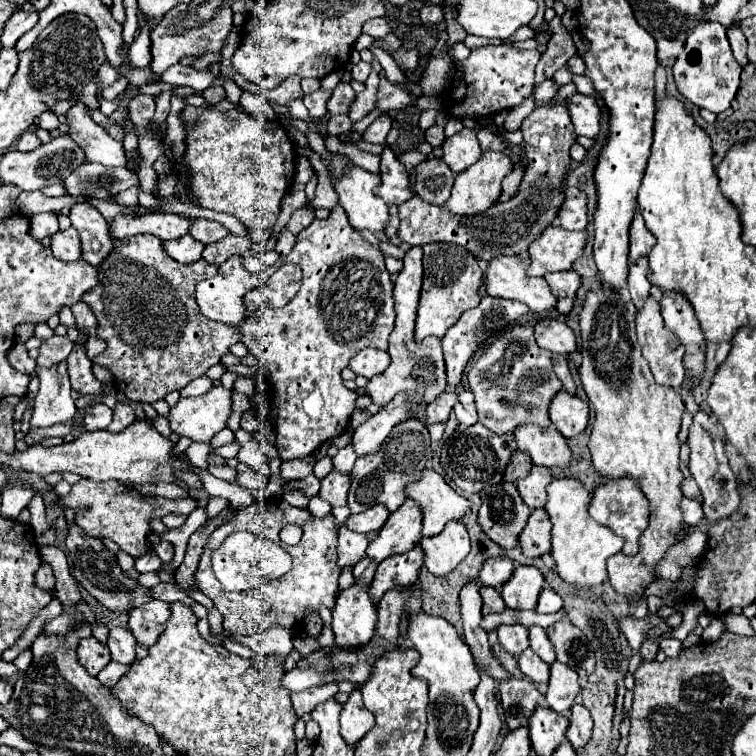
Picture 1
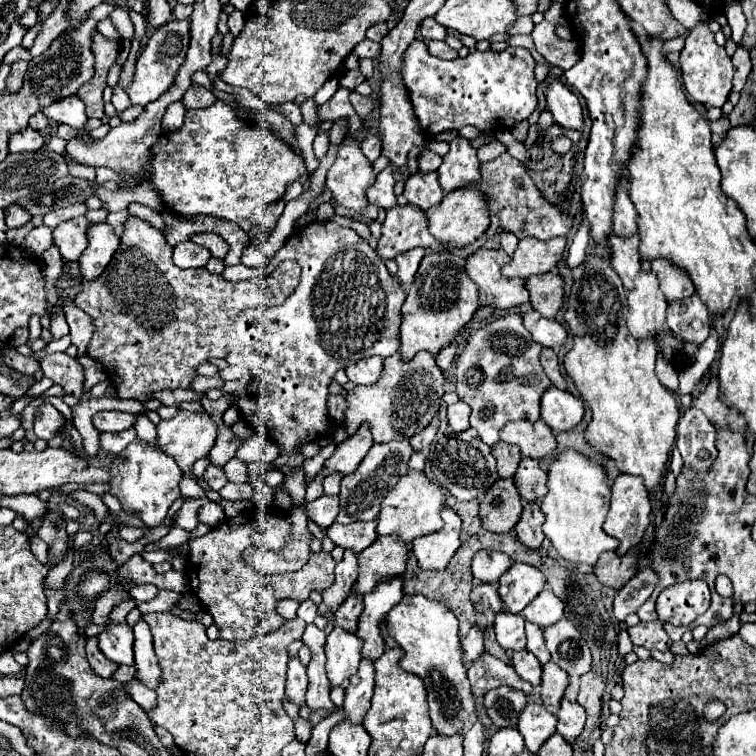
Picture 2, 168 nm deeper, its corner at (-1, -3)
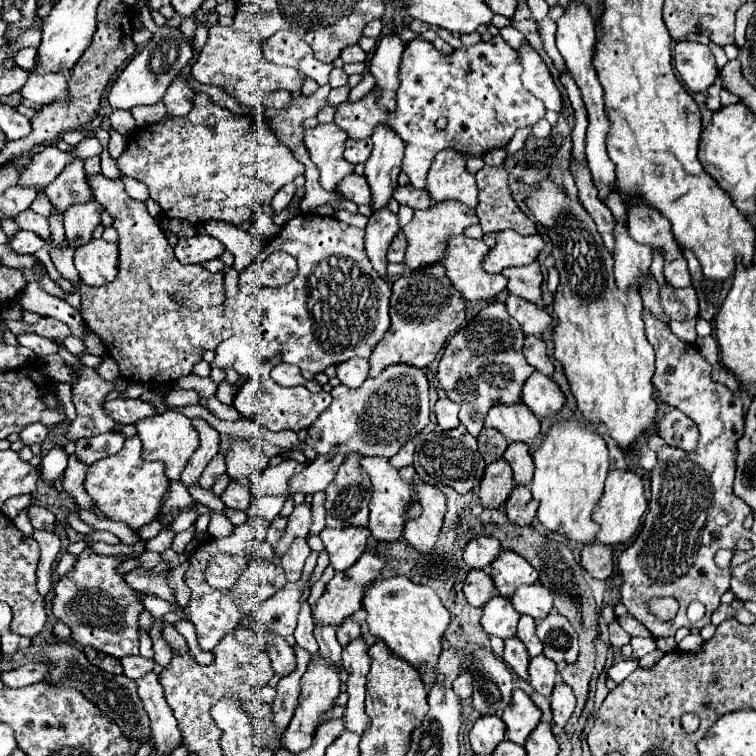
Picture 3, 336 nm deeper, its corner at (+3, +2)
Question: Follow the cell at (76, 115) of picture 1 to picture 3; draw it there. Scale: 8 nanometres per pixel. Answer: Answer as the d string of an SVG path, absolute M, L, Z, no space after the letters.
M29 72L25 86L21 88L21 96L31 100L37 106L45 106L51 100L67 100L67 78L47 72Z

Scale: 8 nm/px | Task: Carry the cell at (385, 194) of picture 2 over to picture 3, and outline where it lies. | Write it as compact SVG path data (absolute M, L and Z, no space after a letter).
M359 174L345 176L345 180L337 184L337 190L355 204L369 204L369 186L365 184L365 178Z

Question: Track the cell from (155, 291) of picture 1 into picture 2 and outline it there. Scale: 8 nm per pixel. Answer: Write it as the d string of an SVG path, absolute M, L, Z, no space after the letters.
M129 217L121 245L107 269L101 277L85 281L85 289L75 297L75 305L91 315L95 323L95 335L87 347L87 355L105 367L119 399L149 401L153 393L163 389L189 389L197 377L195 369L201 363L231 353L231 327L235 317L249 307L281 305L297 289L299 275L301 265L297 261L283 261L269 277L241 283L227 283L221 275L213 275L207 269L179 269L171 261L171 245L163 233L137 217Z

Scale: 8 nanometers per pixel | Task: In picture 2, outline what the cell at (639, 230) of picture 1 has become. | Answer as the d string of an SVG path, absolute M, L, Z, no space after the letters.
M621 179L617 187L617 201L615 201L615 215L613 215L613 231L619 237L631 237L639 235L639 225L637 225L637 209L629 199L629 181Z

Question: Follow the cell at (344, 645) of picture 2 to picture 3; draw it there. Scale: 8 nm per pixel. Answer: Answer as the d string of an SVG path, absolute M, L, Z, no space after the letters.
M313 658L307 666L307 672L303 674L301 678L301 694L299 694L299 702L297 702L297 708L295 708L295 714L287 726L287 730L283 732L283 744L289 752L297 754L305 748L309 748L309 744L313 742L313 734L315 730L325 722L323 714L327 710L331 710L335 706L335 700L339 696L339 686L341 686L341 680L339 680L339 668L329 668L329 664L325 664L325 660L321 658Z

